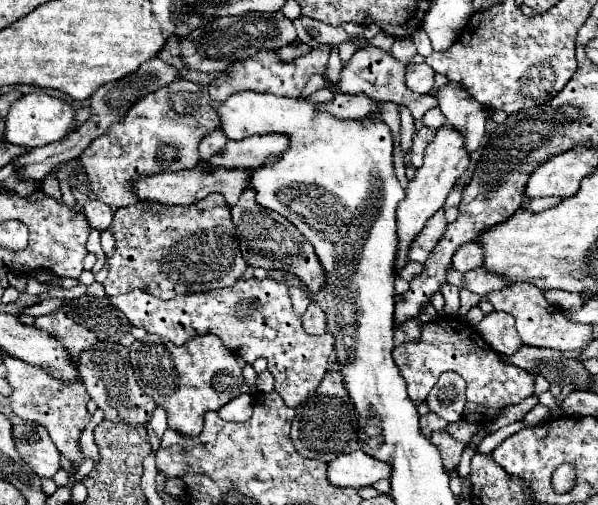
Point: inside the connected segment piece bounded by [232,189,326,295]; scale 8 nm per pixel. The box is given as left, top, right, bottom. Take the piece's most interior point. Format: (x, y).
(266, 240)

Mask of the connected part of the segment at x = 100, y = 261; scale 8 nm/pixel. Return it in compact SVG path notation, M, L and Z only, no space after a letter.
M92 230L90 232L86 242L86 249L89 253L93 253L97 258L97 262L92 268L92 272L95 275L103 268L106 260L106 255L102 250L100 242L100 231Z

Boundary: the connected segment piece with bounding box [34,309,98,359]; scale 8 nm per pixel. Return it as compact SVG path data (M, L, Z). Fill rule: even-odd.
M56 309L56 311L52 311L52 313L44 315L44 317L38 317L34 325L40 327L40 329L46 329L46 331L50 331L50 333L54 333L62 343L66 343L64 347L68 349L68 353L70 353L74 359L78 359L78 355L80 355L84 349L88 349L88 347L92 347L92 345L98 343L96 335L94 335L92 331L88 331L86 327L78 325L76 321L72 321L72 319L70 319L64 311L60 311L60 309Z

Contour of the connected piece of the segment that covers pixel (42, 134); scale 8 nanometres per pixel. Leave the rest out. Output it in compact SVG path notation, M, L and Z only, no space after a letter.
M34 91L28 95L22 95L18 101L12 103L8 115L6 115L6 141L20 147L44 147L48 143L60 141L68 137L74 121L74 109L56 97L46 95L44 91Z

